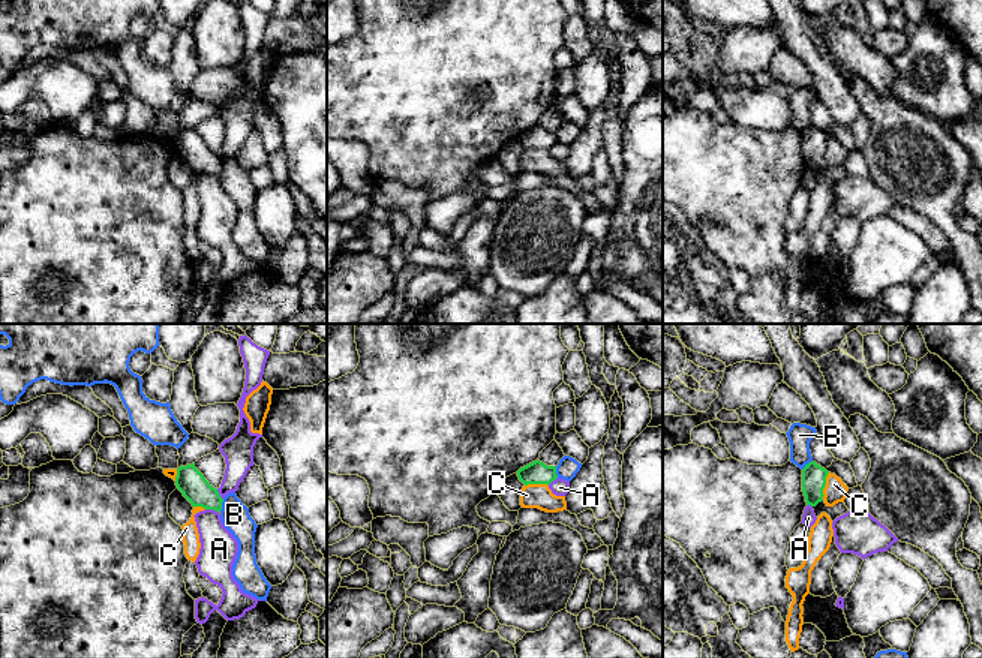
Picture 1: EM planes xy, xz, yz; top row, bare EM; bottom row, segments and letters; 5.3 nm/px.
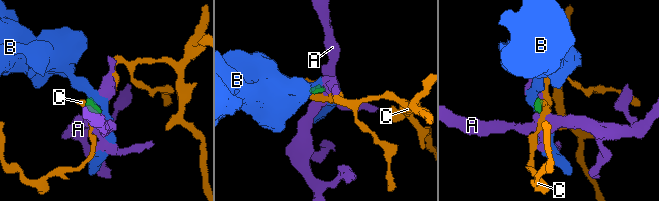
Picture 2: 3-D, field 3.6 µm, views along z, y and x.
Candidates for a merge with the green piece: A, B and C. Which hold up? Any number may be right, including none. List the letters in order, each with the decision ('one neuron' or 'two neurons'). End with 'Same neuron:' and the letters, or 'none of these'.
A: two neurons
B: two neurons
C: two neurons
Same neuron: none of these

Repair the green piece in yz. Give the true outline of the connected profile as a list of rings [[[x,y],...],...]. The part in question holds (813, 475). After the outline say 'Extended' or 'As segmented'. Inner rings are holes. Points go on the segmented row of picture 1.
[[[816,462],[805,465],[802,469],[802,492],[807,505],[816,507],[823,501],[823,489],[826,486],[828,474],[829,472]]]. As segmented

